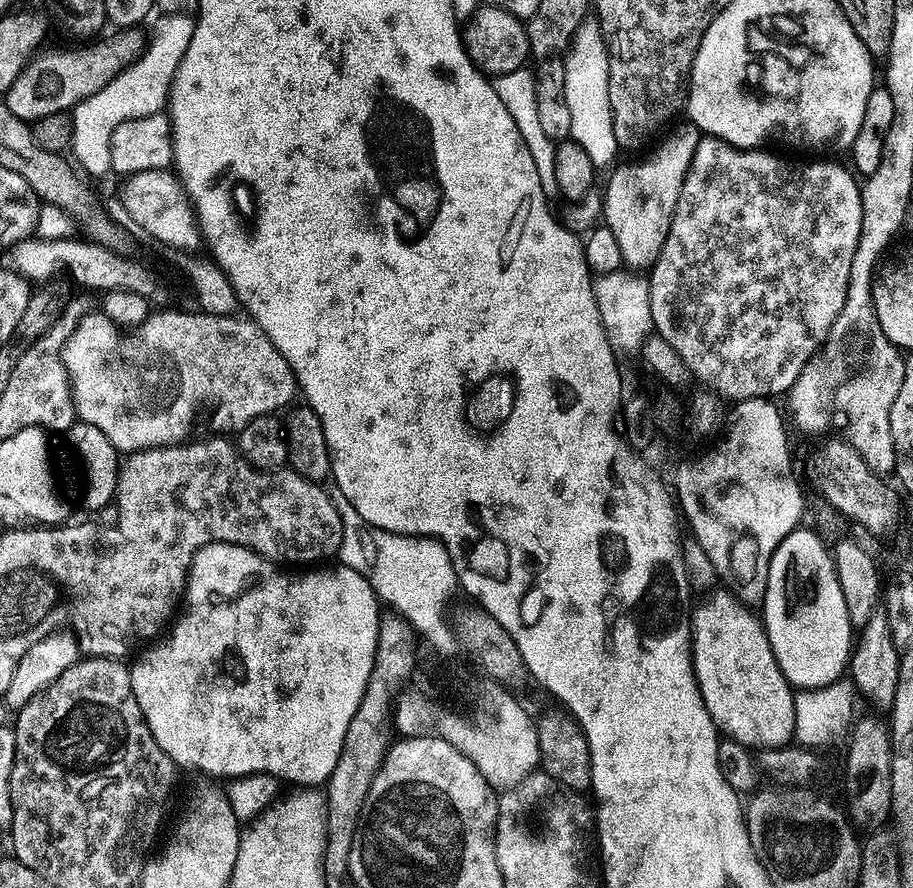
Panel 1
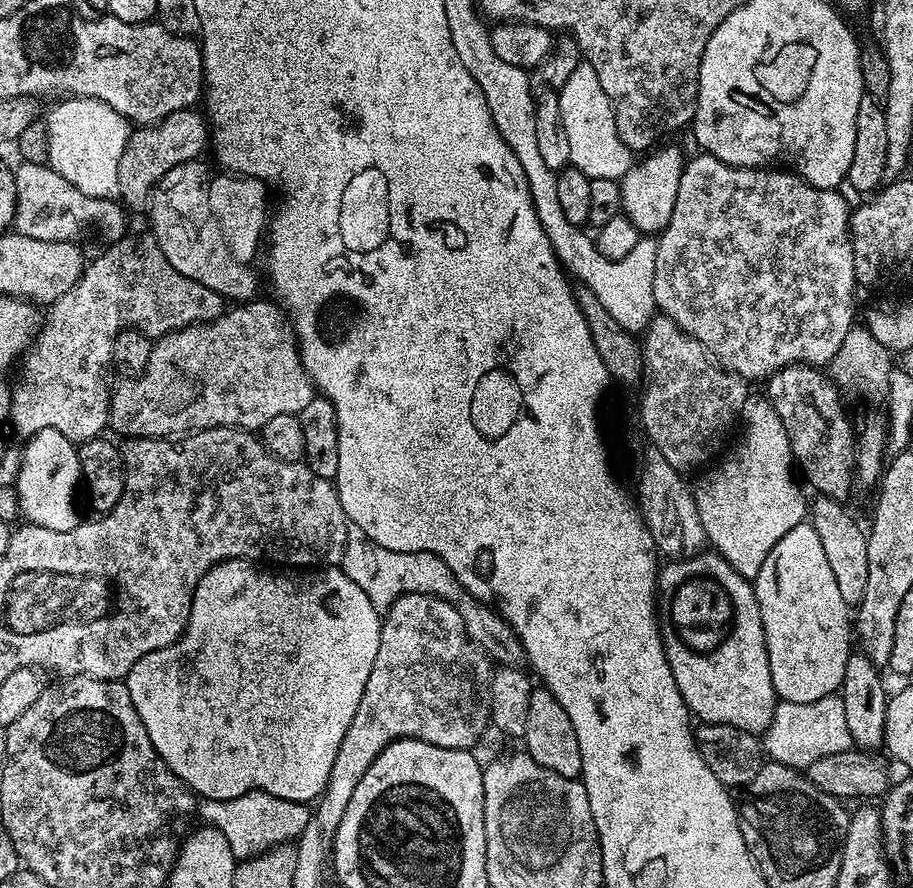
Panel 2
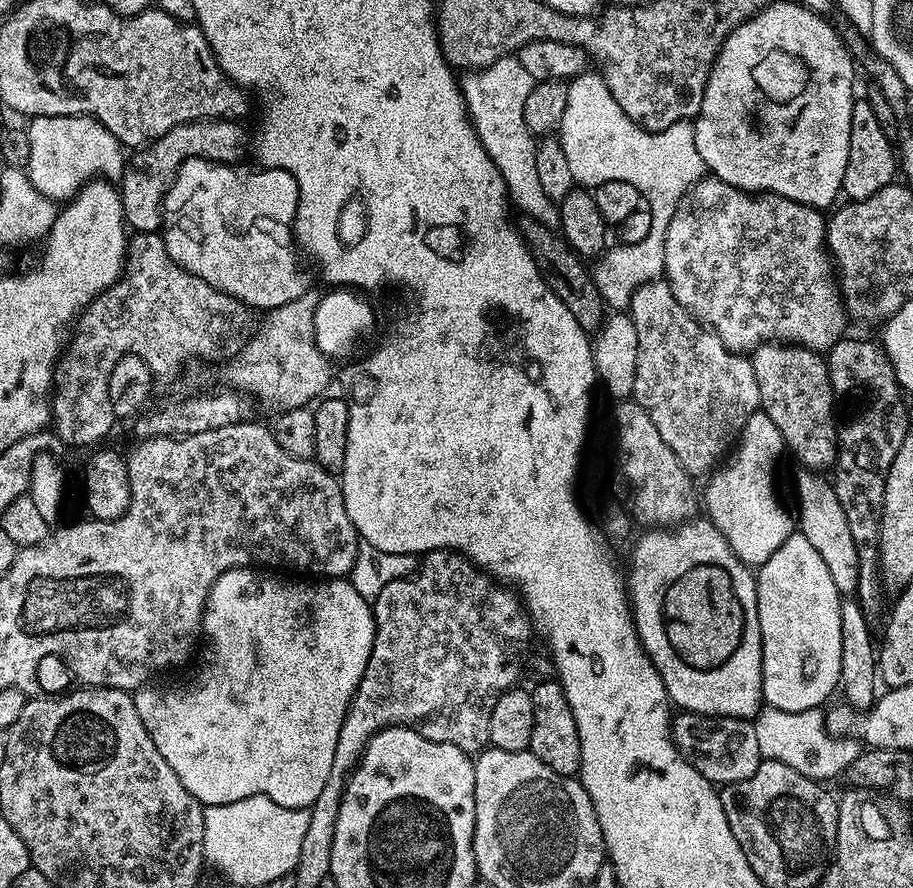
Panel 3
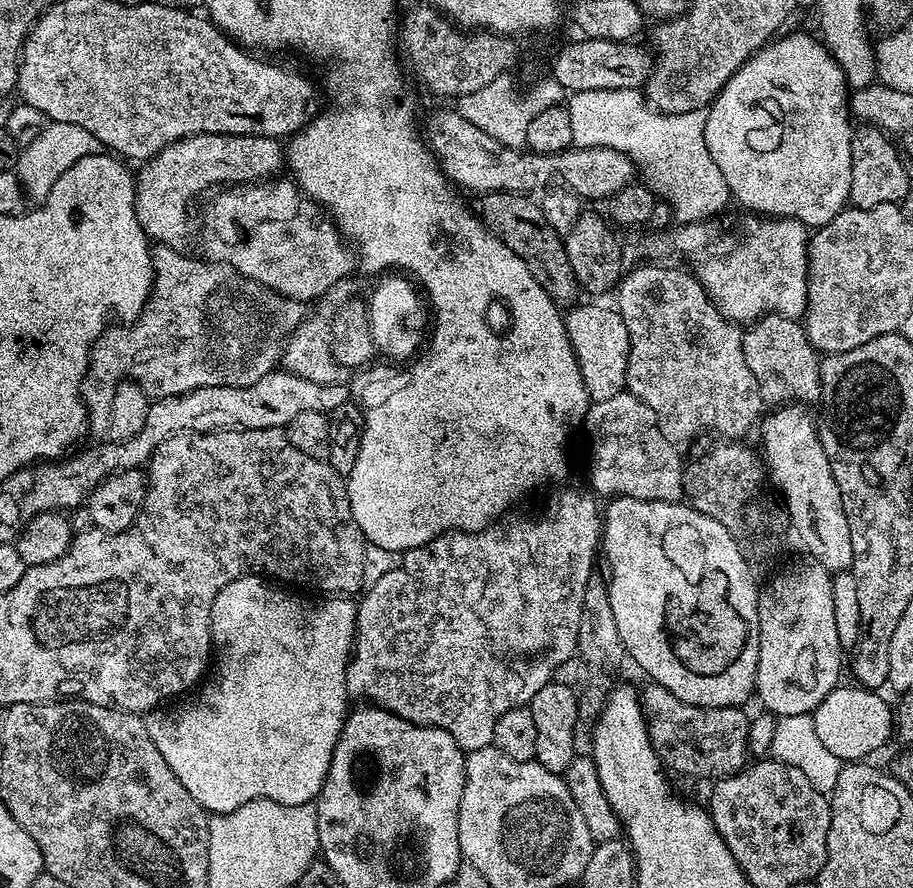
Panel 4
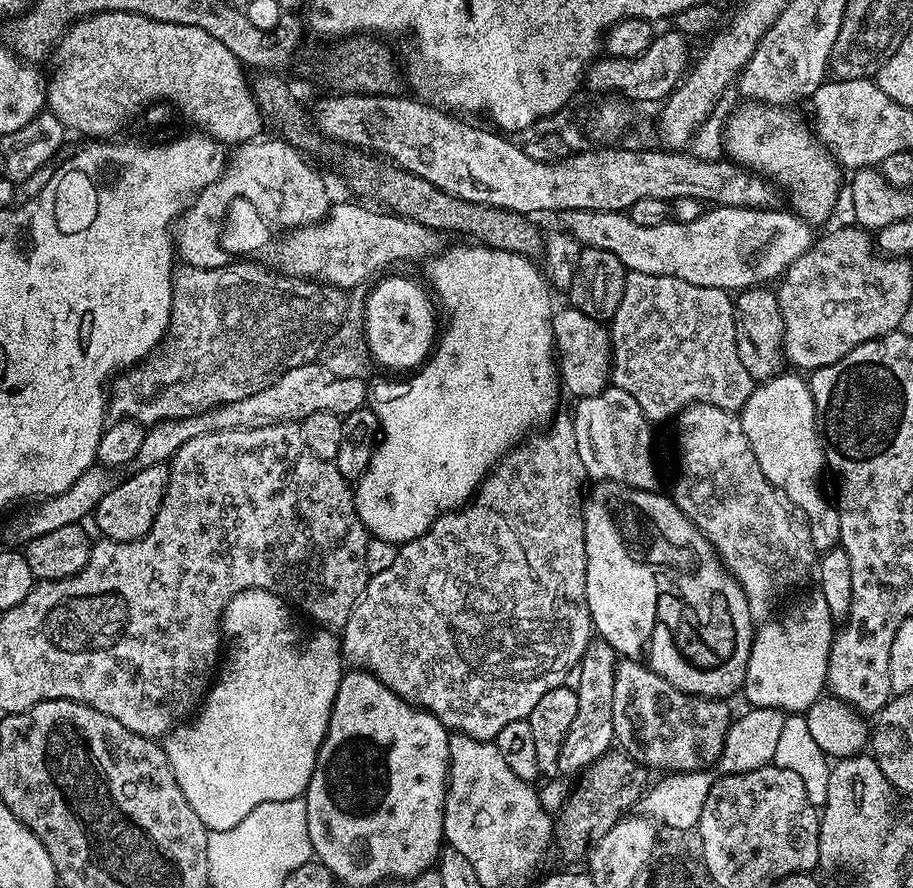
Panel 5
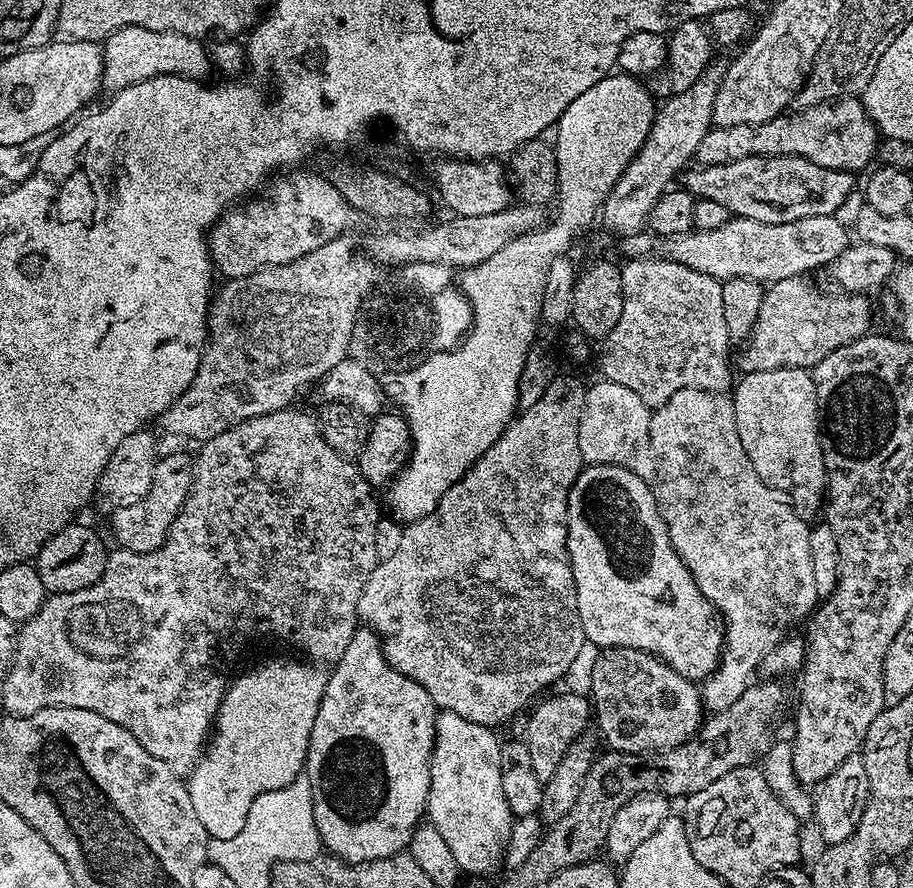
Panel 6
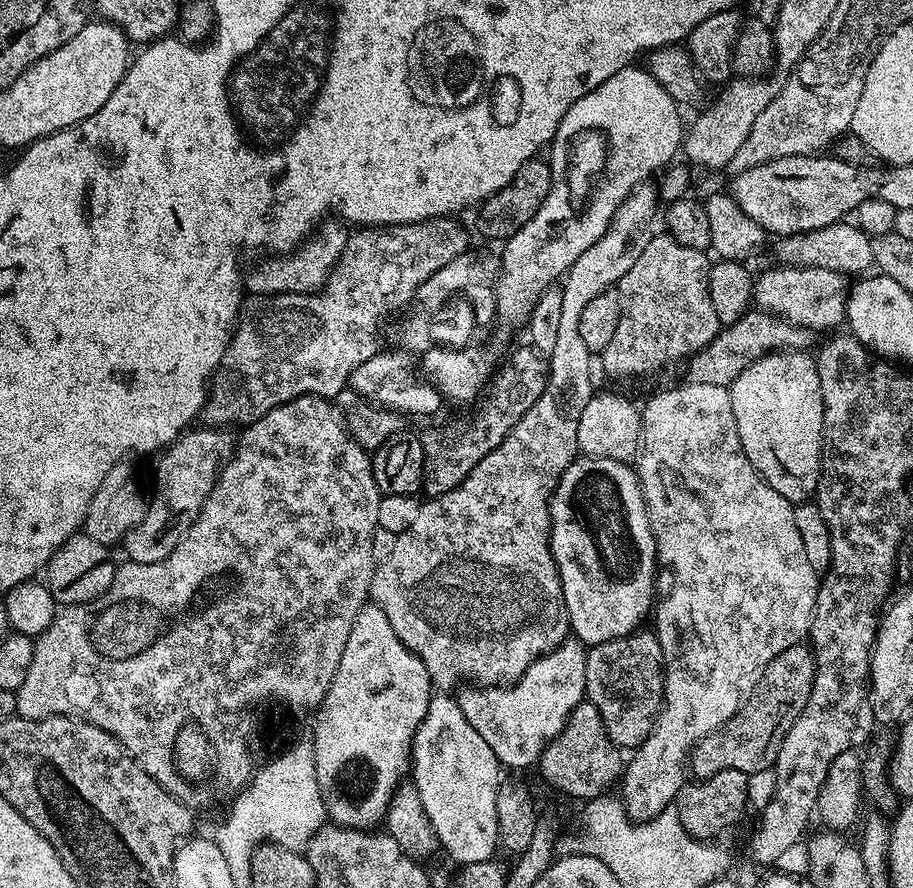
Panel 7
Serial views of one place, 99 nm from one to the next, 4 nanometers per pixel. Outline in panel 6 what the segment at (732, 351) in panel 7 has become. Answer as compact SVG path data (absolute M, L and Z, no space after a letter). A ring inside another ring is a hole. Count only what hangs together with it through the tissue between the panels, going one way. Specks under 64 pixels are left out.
M804 276L773 280L764 289L762 306L758 310L758 318L752 327L752 333L743 341L740 357L735 357L734 364L741 373L761 372L775 368L811 369L826 354L834 354L842 346L854 342L858 338L869 335L872 324L872 304L864 294L832 294L836 296L820 296L820 292L811 284L811 279Z

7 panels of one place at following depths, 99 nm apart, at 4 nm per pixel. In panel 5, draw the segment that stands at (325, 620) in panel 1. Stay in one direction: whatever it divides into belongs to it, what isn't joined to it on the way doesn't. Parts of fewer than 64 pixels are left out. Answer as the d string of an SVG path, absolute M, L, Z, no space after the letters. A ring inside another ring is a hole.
M247 588L234 594L234 598L230 598L230 602L225 606L222 617L222 632L227 640L226 655L218 668L218 679L209 687L198 711L191 717L190 722L181 723L163 737L162 747L174 770L174 778L178 782L178 786L182 786L182 794L186 794L186 802L190 802L194 814L198 814L198 818L202 818L202 822L209 832L230 830L234 826L238 826L238 822L242 822L242 818L246 818L246 814L250 814L250 810L254 810L254 806L262 806L262 802L282 802L303 796L308 791L308 783L314 774L314 766L318 758L318 750L322 746L322 738L326 736L340 679L344 677L346 671L346 660L342 655L341 637L335 631L316 626L311 629L313 632L307 632L306 629L296 625L291 611L293 612L293 609L288 601L270 590Z

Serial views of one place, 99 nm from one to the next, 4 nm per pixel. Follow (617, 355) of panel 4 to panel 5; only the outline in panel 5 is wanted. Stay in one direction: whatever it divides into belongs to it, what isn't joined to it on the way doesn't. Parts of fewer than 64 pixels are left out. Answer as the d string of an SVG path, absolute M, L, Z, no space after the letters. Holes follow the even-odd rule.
M565 306L553 311L551 330L561 387L565 387L575 399L592 397L606 388L611 377L612 360L611 331L607 325L574 307Z

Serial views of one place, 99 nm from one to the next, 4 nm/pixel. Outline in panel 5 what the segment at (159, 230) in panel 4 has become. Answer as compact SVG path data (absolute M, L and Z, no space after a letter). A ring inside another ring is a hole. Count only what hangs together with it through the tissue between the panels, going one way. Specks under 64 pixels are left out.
M257 138L243 141L236 152L227 157L225 170L208 188L180 214L174 225L174 252L183 263L195 268L225 268L230 263L230 253L221 240L224 219L234 200L252 204L259 216L269 225L277 224L280 230L304 228L316 224L328 214L330 199L324 180L307 164L303 152L284 139ZM181 256L181 257L180 257Z

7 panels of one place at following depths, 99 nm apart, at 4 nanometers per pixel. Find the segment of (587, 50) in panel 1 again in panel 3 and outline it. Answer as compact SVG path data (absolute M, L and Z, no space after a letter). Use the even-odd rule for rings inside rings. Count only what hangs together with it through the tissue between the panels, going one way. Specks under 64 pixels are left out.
M585 70L579 76L573 76L568 84L566 114L562 114L558 138L566 150L566 162L570 162L570 174L577 185L595 186L602 182L630 182L639 188L643 203L656 222L672 216L674 210L678 210L680 199L706 172L702 154L698 154L698 146L694 142L694 127L689 121L674 122L674 126L663 132L662 138L655 132L638 127L624 113L622 106L614 102L614 94L606 86L603 75L596 70L593 72Z

